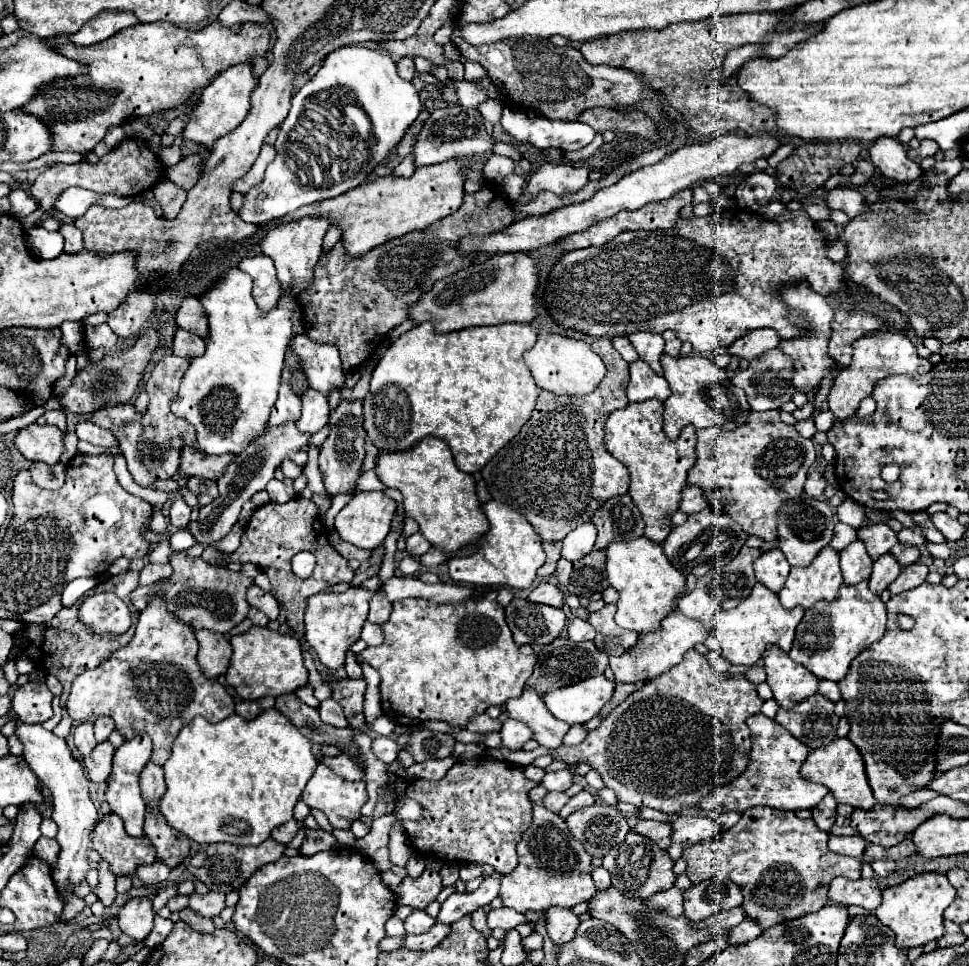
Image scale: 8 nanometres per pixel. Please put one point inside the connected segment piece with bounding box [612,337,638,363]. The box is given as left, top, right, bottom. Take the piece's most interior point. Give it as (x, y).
(621, 344)

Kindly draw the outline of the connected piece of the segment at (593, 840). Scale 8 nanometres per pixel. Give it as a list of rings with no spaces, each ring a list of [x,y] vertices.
[[[600,801],[570,813],[566,823],[592,857],[604,857],[614,845],[622,843],[630,831],[626,817],[616,807]]]

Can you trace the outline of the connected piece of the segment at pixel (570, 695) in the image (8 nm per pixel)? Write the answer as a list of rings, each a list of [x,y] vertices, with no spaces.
[[[596,675],[564,689],[548,691],[544,695],[544,705],[554,717],[566,721],[568,725],[582,725],[598,715],[612,693],[614,681],[608,681],[604,675]]]

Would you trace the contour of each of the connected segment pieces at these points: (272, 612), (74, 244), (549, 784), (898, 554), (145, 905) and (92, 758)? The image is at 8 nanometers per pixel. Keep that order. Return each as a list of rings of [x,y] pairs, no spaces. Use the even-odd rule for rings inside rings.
[[[252,585],[252,587],[248,589],[246,599],[248,599],[250,605],[262,609],[262,611],[268,615],[268,619],[276,619],[278,613],[280,613],[280,609],[278,609],[278,601],[274,599],[274,595],[268,593],[268,591],[264,591],[264,589],[260,589],[258,585]]]
[[[64,223],[58,229],[64,237],[64,253],[78,253],[82,251],[82,233],[72,223]]]
[[[560,769],[554,773],[546,773],[542,779],[542,785],[548,791],[564,791],[572,785],[572,773],[568,769]]]
[[[896,543],[894,549],[890,549],[892,555],[898,559],[898,563],[904,567],[904,565],[910,565],[910,563],[916,563],[920,559],[920,549],[916,545],[908,545],[908,543]]]
[[[134,897],[126,901],[118,911],[118,925],[120,929],[134,937],[144,941],[152,931],[152,901],[148,897]]]
[[[102,741],[94,747],[94,751],[84,757],[84,767],[88,773],[88,779],[92,783],[106,783],[110,773],[112,773],[112,755],[114,755],[114,747],[110,741]]]

